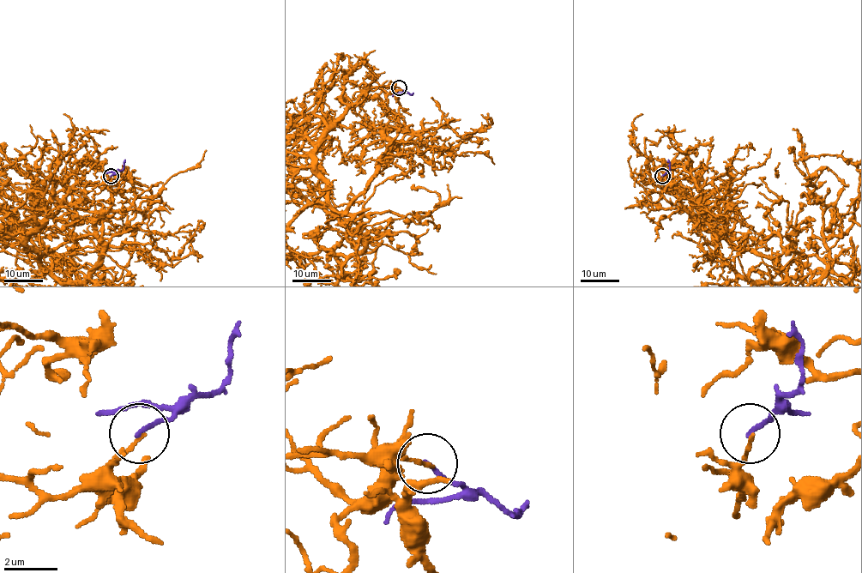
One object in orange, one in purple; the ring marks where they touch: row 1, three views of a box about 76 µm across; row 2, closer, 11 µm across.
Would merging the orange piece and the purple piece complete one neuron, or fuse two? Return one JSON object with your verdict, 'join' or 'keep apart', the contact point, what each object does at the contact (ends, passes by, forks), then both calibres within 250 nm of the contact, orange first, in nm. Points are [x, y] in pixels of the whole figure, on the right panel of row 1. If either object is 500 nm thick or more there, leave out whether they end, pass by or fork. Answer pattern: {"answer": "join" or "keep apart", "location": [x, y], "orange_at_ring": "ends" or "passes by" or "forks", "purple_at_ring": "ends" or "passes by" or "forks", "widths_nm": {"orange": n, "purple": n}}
{"answer": "keep apart", "location": [662, 176], "orange_at_ring": "ends", "purple_at_ring": "ends", "widths_nm": {"orange": 140, "purple": 150}}

